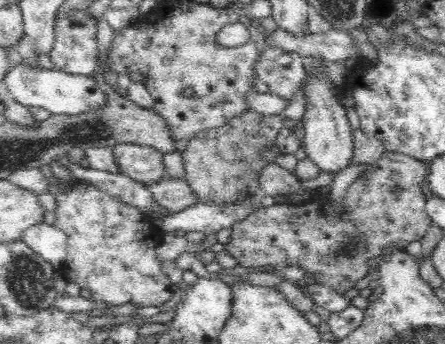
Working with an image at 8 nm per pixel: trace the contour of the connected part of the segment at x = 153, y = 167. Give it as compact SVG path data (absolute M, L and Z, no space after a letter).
M122 143L111 146L119 172L149 186L166 178L162 164L163 154L151 146Z

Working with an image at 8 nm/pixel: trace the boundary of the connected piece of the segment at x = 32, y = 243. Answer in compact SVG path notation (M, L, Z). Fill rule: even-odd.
M36 224L23 232L21 241L55 270L62 269L67 256L67 235L62 230L53 224Z

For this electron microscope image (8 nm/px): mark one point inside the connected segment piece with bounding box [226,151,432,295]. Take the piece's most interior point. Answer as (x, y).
(384, 208)

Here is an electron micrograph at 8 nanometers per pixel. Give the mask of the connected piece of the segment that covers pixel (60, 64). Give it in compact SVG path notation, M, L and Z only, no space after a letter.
M70 9L65 15L55 15L55 42L49 56L56 71L91 76L98 66L98 19L87 9Z

